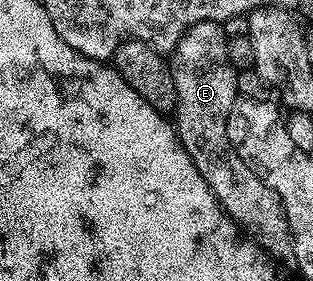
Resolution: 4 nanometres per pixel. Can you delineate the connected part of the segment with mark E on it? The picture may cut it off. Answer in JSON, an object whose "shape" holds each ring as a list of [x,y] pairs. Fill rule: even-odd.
{"shape":[[[218,22],[195,24],[183,33],[177,48],[170,55],[171,75],[173,76],[173,84],[177,88],[177,105],[173,111],[173,125],[179,135],[179,143],[185,148],[185,152],[189,152],[197,172],[201,172],[205,184],[209,184],[212,196],[219,202],[219,207],[235,221],[240,231],[250,238],[264,254],[275,260],[278,258],[291,260],[295,256],[293,236],[289,228],[289,220],[285,216],[285,208],[281,204],[277,192],[273,192],[273,188],[266,186],[243,163],[241,156],[232,154],[231,146],[227,143],[227,121],[237,97],[237,72],[229,64],[229,52],[227,51],[229,34],[228,31],[223,30],[226,29]]]}

